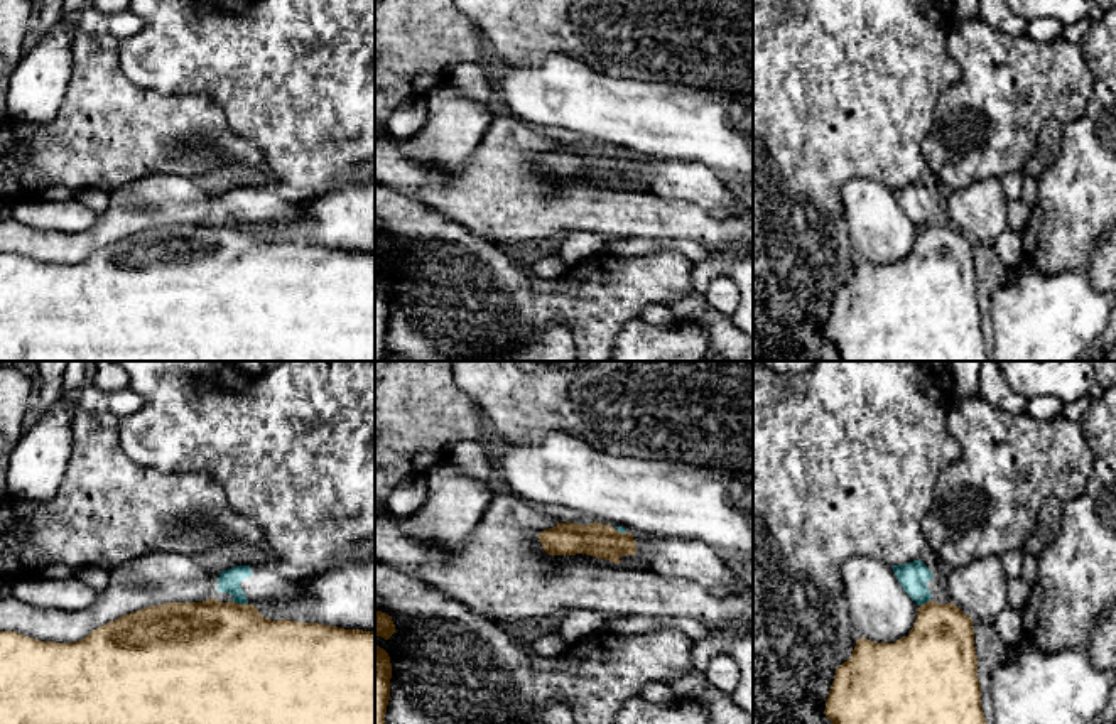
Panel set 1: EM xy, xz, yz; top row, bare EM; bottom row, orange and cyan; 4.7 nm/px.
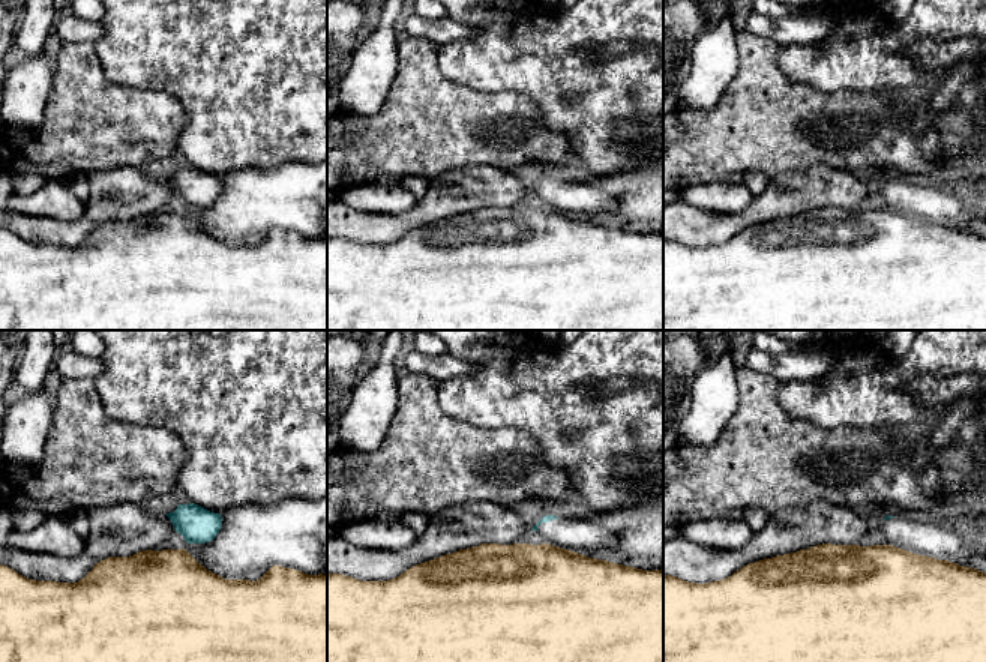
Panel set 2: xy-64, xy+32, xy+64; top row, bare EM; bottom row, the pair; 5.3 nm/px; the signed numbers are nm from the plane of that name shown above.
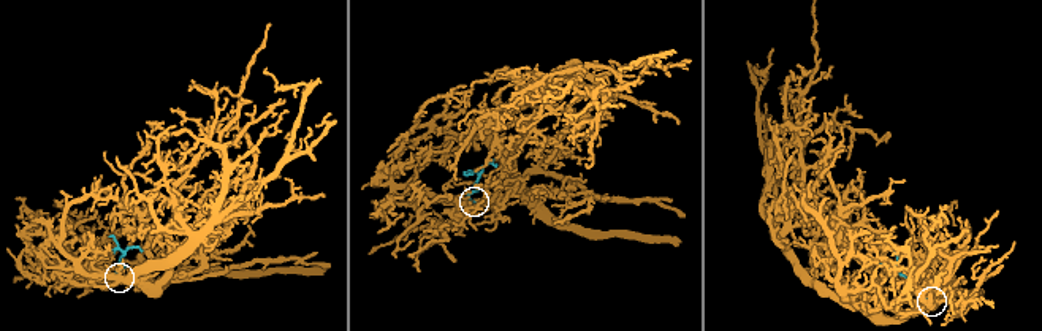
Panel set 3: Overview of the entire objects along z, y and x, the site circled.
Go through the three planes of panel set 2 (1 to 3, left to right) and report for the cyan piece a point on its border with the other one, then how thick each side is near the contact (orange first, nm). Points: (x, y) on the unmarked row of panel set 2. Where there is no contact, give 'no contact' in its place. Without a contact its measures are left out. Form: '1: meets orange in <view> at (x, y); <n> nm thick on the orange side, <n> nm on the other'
1: no contact
2: no contact
3: no contact

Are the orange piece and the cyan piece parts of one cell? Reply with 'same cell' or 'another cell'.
another cell

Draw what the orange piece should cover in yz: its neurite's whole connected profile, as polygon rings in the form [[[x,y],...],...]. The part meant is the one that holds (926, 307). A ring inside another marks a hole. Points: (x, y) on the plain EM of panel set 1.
[[[929,223],[918,230],[915,246],[905,260],[895,265],[859,260],[851,280],[836,290],[824,336],[841,361],[988,361],[972,240],[952,224]]]

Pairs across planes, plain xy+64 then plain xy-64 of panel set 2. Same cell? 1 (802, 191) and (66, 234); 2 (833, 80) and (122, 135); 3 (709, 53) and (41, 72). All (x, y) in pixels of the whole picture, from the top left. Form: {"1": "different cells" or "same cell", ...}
{"1": "same cell", "2": "different cells", "3": "same cell"}

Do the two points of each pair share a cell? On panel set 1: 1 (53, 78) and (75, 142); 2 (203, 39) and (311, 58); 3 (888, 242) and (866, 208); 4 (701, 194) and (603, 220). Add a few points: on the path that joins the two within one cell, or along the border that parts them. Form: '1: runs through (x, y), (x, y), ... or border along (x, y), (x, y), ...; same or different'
1: border along (71, 63), (58, 113), (46, 124), (27, 124); different
2: runs through (230, 48), (257, 58), (284, 58); same
3: runs through (882, 233), (873, 216); same
4: border along (650, 189), (666, 198), (693, 201), (706, 211); different

